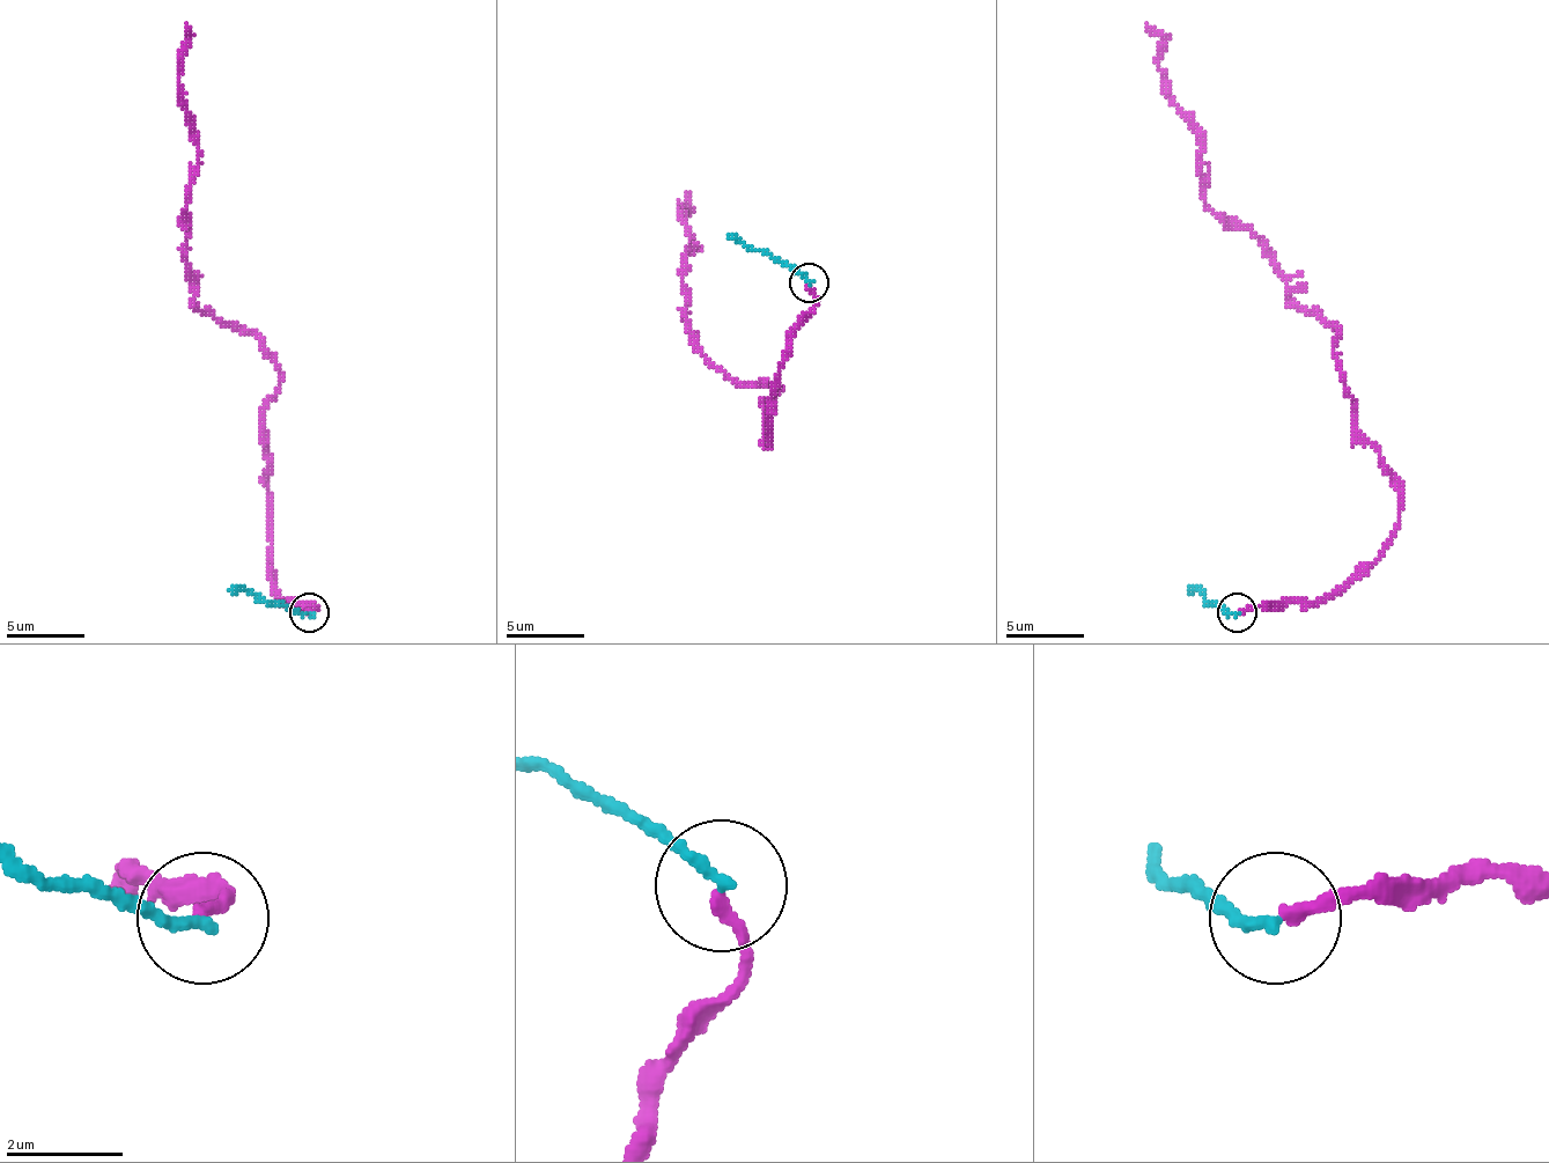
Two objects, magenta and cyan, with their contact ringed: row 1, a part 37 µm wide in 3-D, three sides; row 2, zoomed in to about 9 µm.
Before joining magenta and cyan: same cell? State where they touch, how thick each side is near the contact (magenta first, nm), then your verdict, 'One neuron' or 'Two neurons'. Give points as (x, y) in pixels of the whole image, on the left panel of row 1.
Place: (309, 612). Thickness 220 nm (magenta) against 200 nm. Two neurons

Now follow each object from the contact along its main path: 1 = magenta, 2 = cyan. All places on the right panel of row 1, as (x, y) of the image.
1: (1239, 613), (1344, 590), (1395, 528), (1399, 481), (1356, 427), (1336, 330), (1204, 201), (1201, 132), (1147, 23)
2: (1236, 613), (1189, 590)

